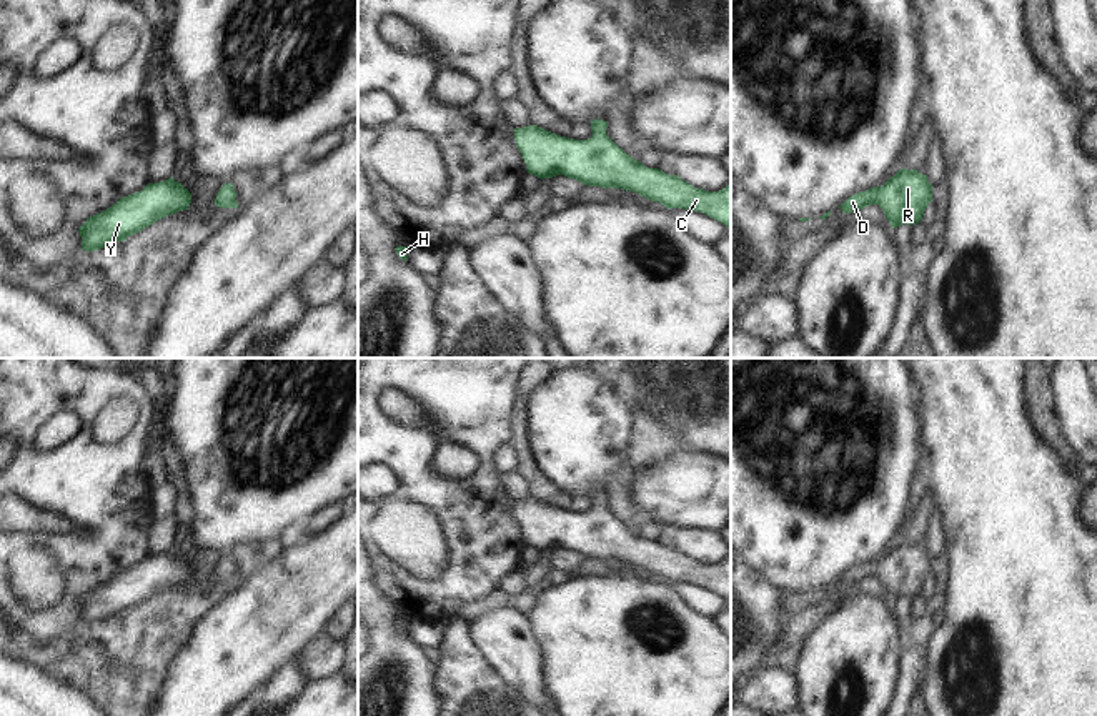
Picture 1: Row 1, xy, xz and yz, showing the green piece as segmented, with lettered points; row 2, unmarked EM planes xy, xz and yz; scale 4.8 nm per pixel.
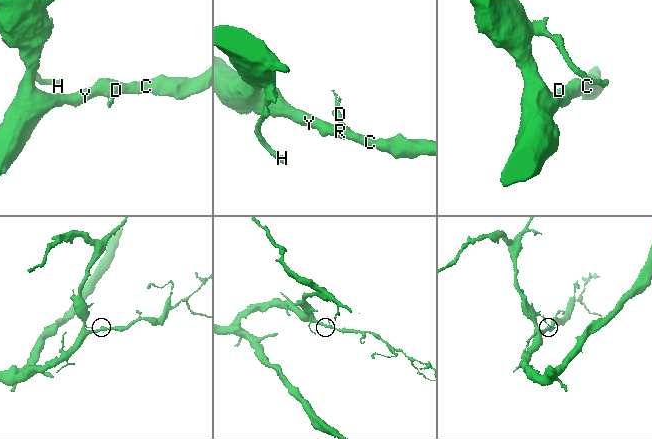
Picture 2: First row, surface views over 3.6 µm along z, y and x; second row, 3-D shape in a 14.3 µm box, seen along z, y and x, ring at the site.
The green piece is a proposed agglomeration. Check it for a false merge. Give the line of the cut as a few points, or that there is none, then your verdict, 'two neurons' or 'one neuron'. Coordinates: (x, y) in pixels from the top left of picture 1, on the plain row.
cut none; one neuron

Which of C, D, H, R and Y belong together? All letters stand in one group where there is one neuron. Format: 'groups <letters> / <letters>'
groups C D H R Y

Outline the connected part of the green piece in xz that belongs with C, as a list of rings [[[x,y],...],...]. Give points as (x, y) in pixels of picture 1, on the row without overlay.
[[[593,493],[588,513],[566,511],[536,498],[513,503],[528,546],[541,553],[564,548],[589,559],[634,564],[669,583],[701,584],[731,601],[731,558],[706,564],[678,548],[648,541],[619,521],[606,501],[608,495]]]

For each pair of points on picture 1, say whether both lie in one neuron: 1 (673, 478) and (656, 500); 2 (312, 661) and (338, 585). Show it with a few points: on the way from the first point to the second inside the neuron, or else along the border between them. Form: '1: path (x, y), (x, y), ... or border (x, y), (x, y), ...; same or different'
1: path (673, 483), (661, 495); same
2: border (327, 633), (297, 658); different

